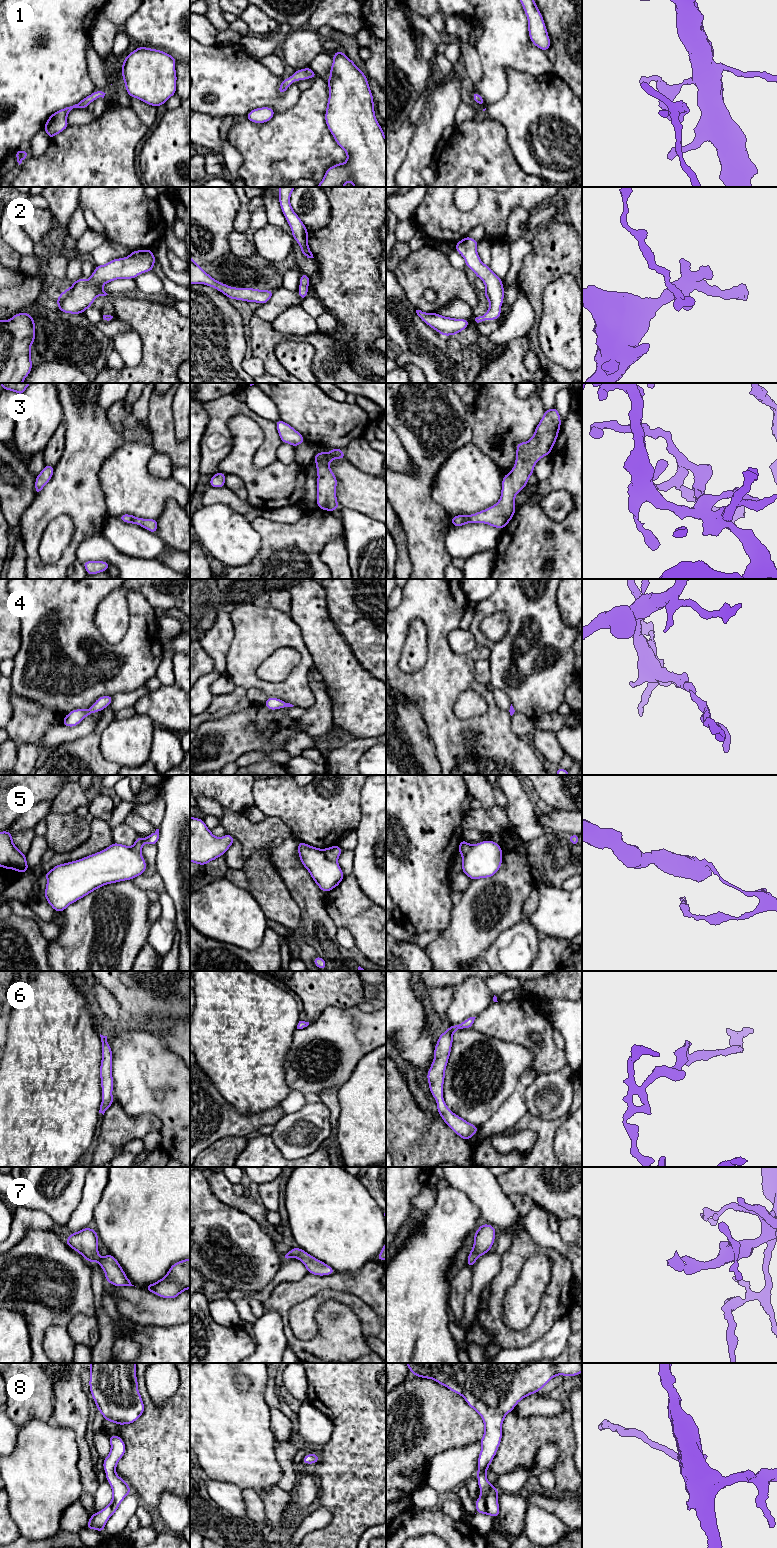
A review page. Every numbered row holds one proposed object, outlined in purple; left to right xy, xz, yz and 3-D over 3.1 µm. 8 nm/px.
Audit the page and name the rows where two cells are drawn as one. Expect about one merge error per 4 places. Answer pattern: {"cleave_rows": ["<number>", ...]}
{"cleave_rows": ["5"]}

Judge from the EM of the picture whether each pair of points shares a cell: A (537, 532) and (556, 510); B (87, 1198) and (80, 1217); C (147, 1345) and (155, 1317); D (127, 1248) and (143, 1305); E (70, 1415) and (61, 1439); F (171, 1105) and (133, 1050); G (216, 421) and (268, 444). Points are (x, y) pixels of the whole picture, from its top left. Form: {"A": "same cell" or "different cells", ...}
{"A": "different cells", "B": "same cell", "C": "different cells", "D": "different cells", "E": "different cells", "F": "same cell", "G": "same cell"}

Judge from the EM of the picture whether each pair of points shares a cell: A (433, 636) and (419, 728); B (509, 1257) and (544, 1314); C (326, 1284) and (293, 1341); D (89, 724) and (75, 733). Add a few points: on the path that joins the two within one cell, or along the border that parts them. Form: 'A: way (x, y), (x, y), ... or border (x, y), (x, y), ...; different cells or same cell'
A: border (406, 698), (419, 710), (430, 738); different cells
B: way (534, 1250), (548, 1252), (558, 1262), (558, 1289); same cell
C: way (307, 1287), (301, 1290), (285, 1306), (285, 1322); same cell
D: way (86, 726), (78, 731); same cell

